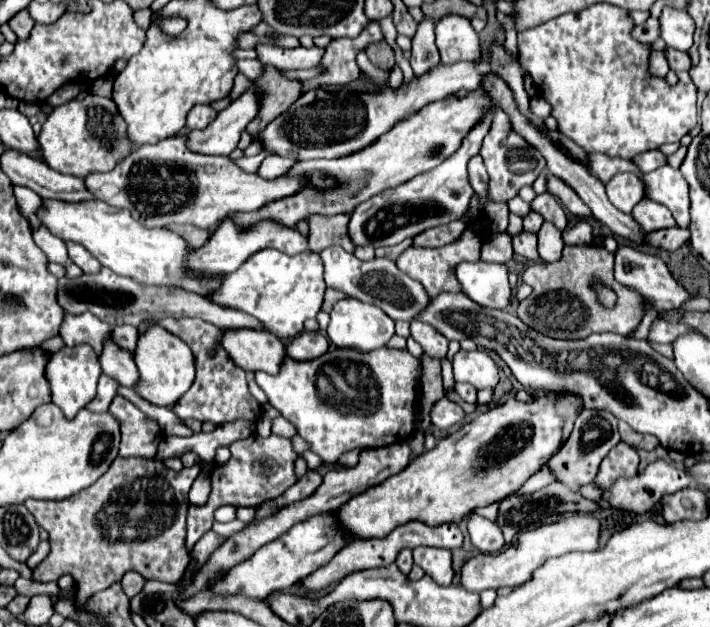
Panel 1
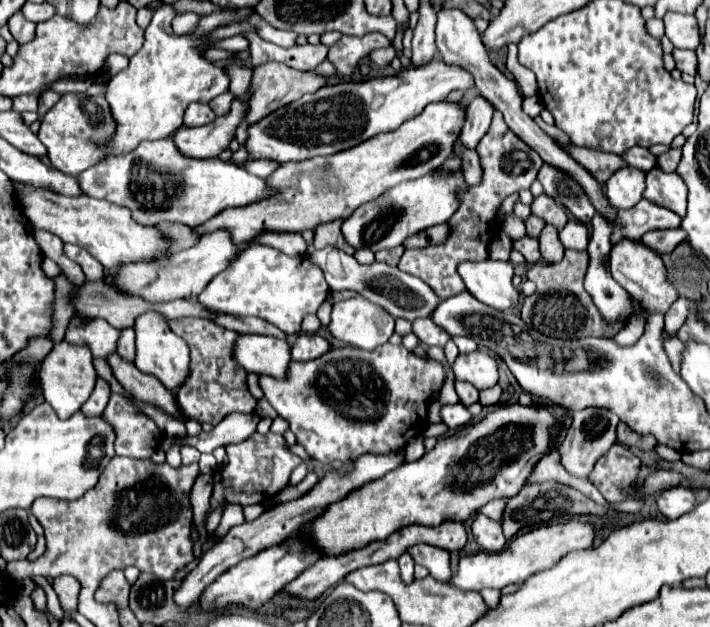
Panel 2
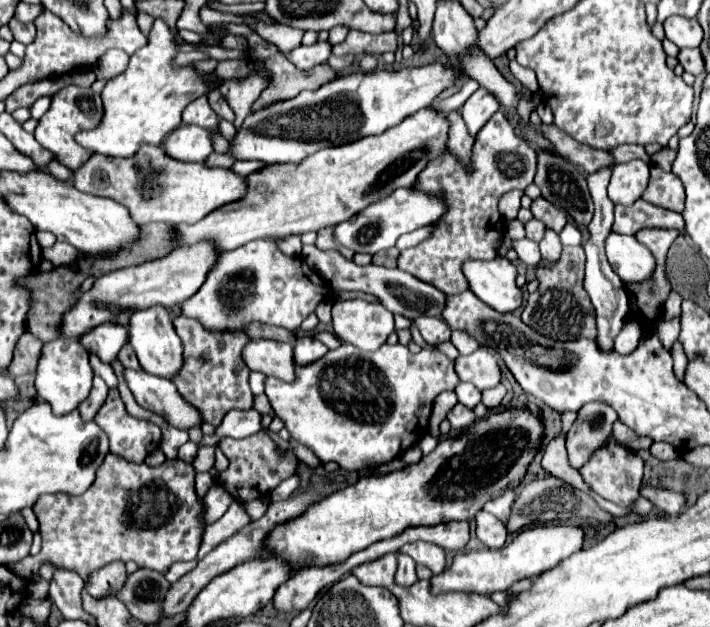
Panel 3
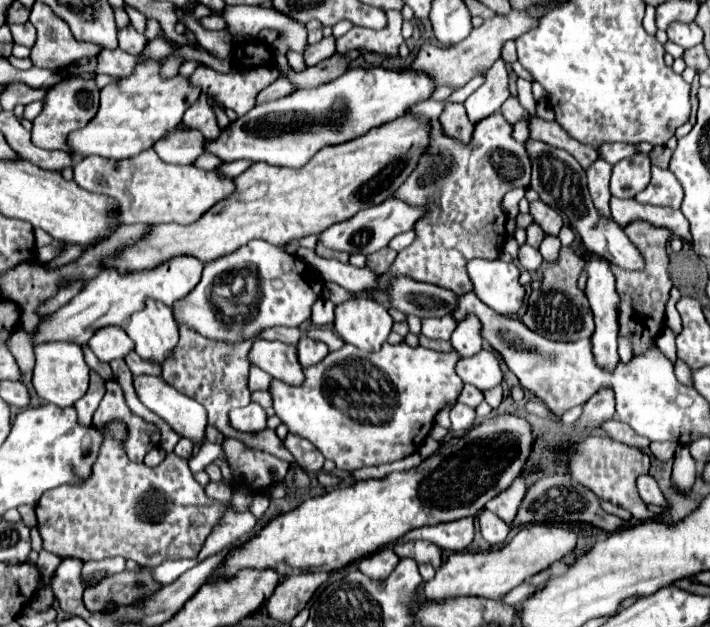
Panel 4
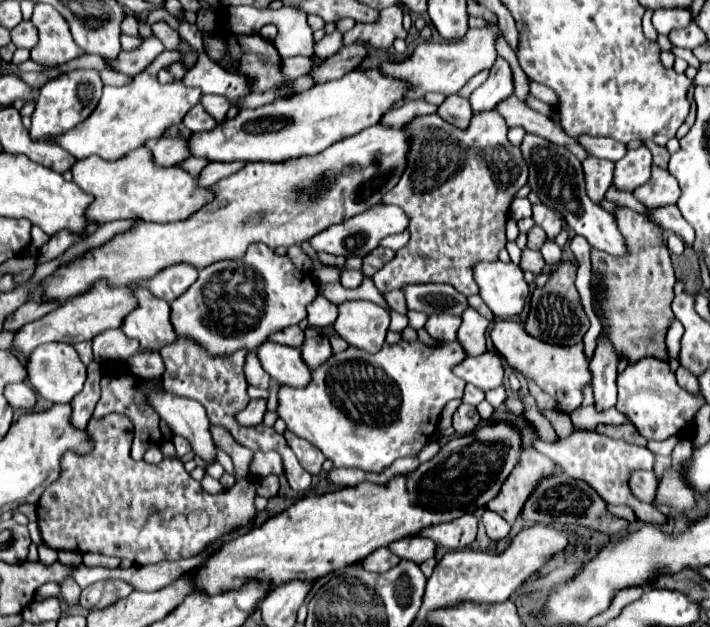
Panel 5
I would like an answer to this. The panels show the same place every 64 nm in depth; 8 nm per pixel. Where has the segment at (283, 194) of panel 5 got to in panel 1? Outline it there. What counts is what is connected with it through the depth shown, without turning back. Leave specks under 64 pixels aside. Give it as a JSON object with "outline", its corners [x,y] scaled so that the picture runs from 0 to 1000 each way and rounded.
{"outline":[[[668,144],[656,153],[628,153],[617,163],[606,163],[597,172],[592,172],[586,182],[577,182],[575,188],[563,191],[549,211],[535,217],[524,236],[513,236],[513,242],[501,242],[501,249],[487,249],[485,255],[439,255],[439,258],[420,258],[406,281],[423,281],[428,274],[454,271],[459,278],[468,278],[479,284],[479,300],[465,306],[448,306],[442,300],[428,300],[417,313],[406,319],[389,319],[389,325],[375,325],[366,332],[366,338],[344,338],[338,344],[327,344],[335,360],[355,360],[363,351],[383,348],[400,360],[417,360],[420,351],[434,351],[439,341],[493,341],[504,319],[518,319],[521,313],[535,309],[538,303],[558,300],[569,287],[577,287],[580,281],[589,281],[592,274],[614,268],[620,255],[628,255],[637,242],[642,242],[654,223],[654,217],[682,188],[685,179],[693,179],[699,172],[696,159],[685,144]]]}

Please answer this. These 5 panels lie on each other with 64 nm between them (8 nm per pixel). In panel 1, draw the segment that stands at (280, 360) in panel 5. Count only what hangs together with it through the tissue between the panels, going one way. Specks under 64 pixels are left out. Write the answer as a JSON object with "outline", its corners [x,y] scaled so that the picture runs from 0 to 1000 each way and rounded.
{"outline":[[[315,526],[310,552],[321,561],[330,581],[346,593],[372,590],[377,596],[389,596],[394,574],[403,565],[397,545],[377,526]]]}

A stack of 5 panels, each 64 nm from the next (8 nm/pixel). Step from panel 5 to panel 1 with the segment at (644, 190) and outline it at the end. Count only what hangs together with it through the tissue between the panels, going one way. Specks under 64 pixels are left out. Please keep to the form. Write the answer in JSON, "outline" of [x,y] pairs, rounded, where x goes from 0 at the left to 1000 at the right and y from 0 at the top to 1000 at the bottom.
{"outline":[[[935,265],[927,268],[924,274],[907,278],[907,290],[913,297],[913,316],[935,325],[946,338],[958,364],[969,364],[972,316],[969,316],[969,290],[963,287],[961,274],[946,265]]]}

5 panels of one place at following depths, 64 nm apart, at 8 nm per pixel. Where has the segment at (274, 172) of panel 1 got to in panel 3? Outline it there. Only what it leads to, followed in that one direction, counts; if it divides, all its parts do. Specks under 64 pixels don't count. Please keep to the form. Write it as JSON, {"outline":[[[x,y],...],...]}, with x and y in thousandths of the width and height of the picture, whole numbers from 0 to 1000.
{"outline":[[[335,255],[327,268],[332,268],[332,274],[341,274],[344,281],[349,281],[349,278],[355,278],[355,274],[363,274],[366,268],[372,268],[375,262],[372,258],[363,258],[363,255],[358,255],[358,258],[349,258],[349,255]]]}

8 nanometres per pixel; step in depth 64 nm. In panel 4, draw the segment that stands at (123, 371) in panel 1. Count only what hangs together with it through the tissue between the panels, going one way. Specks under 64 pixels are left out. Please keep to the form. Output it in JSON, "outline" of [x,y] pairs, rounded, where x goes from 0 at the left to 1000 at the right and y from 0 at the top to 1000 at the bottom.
{"outline":[[[189,600],[189,622],[192,622],[197,641],[206,651],[211,651],[214,657],[220,657],[225,667],[231,667],[254,695],[268,699],[273,708],[285,708],[287,705],[290,657],[276,638],[254,628],[248,619],[234,612],[225,600]]]}

